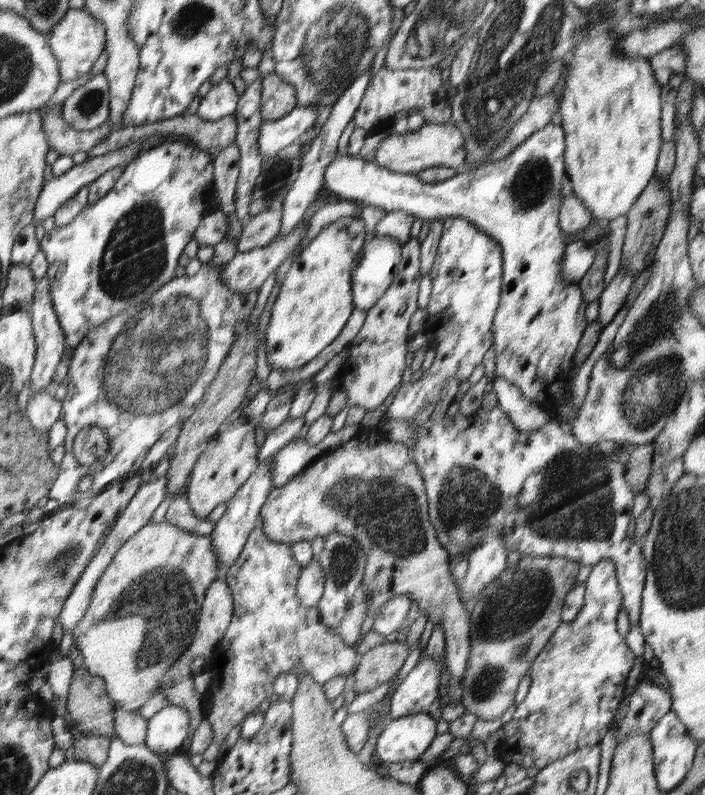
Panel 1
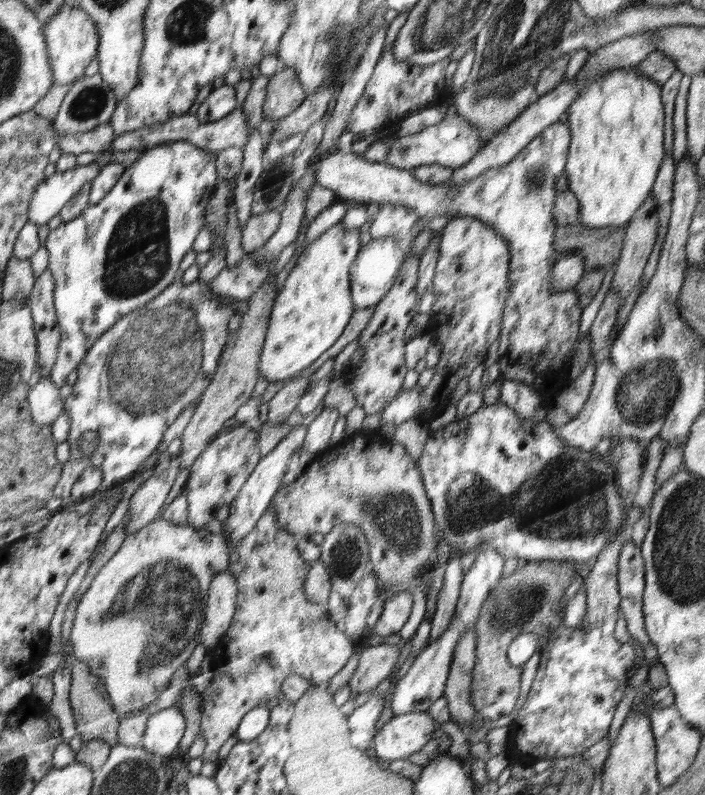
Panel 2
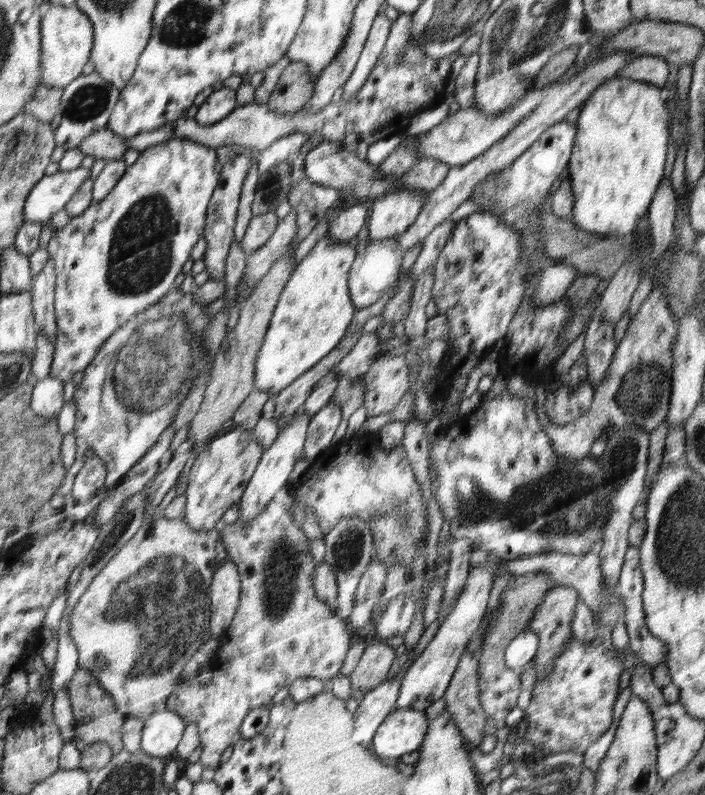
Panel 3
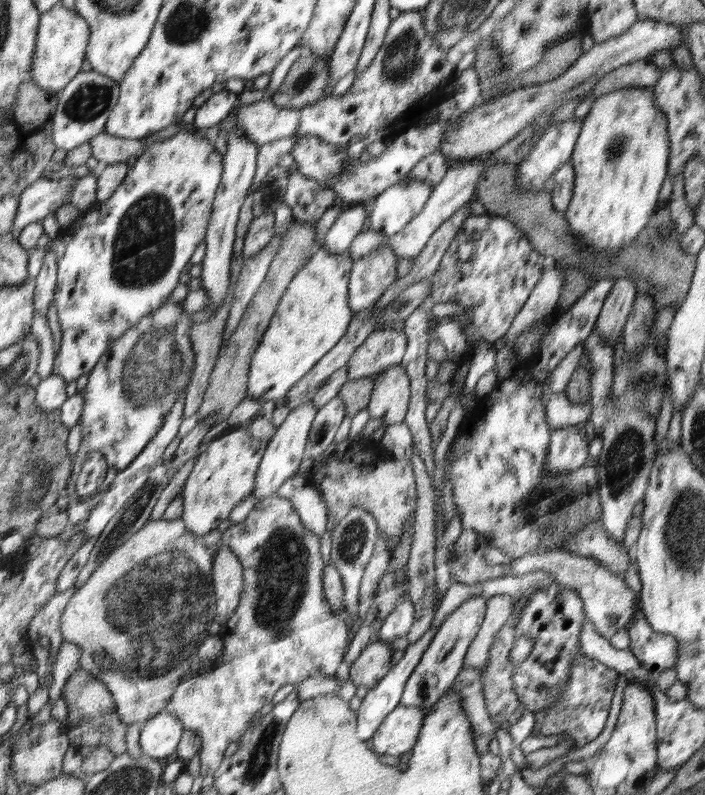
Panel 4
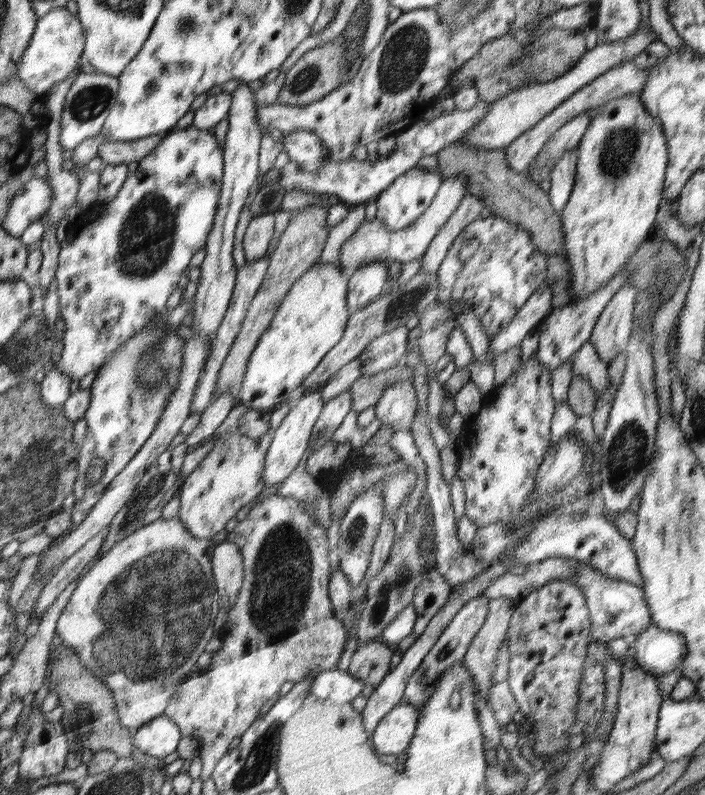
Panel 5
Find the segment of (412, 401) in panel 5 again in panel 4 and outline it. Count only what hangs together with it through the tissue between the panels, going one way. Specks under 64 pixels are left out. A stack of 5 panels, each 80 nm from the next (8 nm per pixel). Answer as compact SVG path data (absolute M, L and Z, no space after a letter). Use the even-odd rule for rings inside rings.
M392 365L372 377L373 391L367 406L371 418L382 419L388 425L403 423L411 397L405 368Z

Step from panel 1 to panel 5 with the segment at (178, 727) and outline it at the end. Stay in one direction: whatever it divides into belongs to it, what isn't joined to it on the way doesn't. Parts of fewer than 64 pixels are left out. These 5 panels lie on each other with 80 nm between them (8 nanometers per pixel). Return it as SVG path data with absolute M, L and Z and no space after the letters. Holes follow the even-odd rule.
M163 713L161 717L133 731L133 745L146 755L162 760L175 752L180 734L177 724Z

